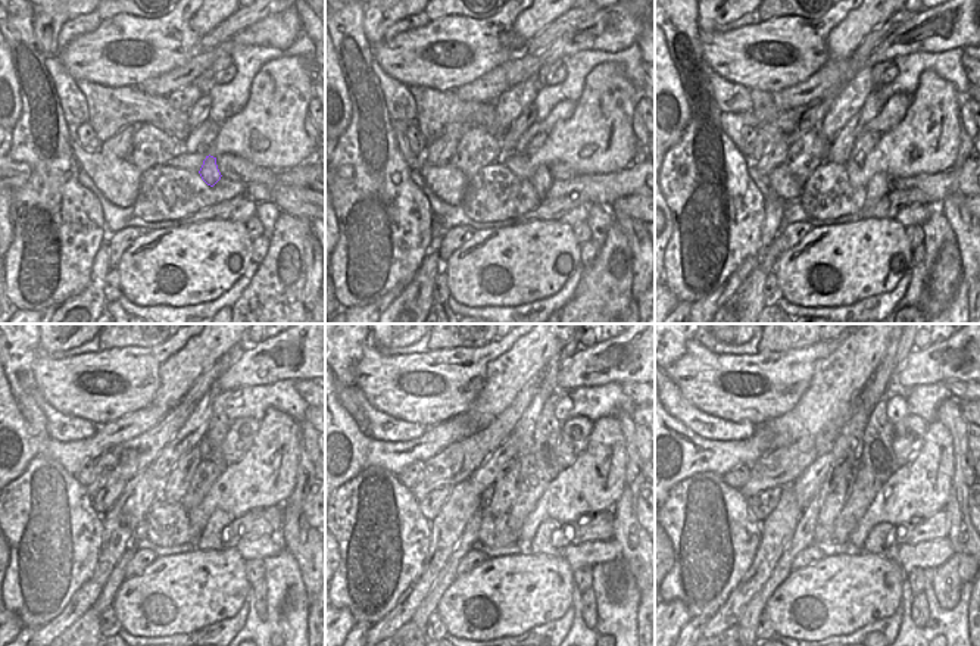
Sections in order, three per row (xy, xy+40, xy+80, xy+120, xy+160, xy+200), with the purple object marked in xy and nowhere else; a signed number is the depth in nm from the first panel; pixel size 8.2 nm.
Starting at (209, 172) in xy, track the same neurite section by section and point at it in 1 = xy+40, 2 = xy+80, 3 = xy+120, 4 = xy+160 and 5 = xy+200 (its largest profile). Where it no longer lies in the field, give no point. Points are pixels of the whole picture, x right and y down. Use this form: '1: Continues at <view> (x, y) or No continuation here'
1: Continues at xy+40 (542, 180)
2: Continues at xy+80 (879, 186)
3: Continues at xy+120 (211, 537)
4: Continues at xy+160 (543, 542)
5: Continues at xy+200 (880, 540).

